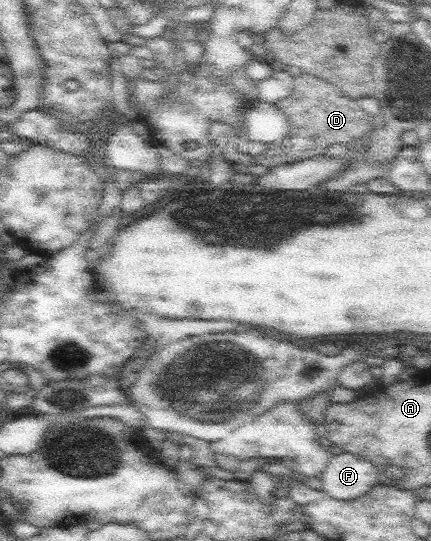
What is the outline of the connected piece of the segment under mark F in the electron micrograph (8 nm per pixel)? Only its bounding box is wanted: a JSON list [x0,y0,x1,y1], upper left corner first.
[319,452,380,501]

